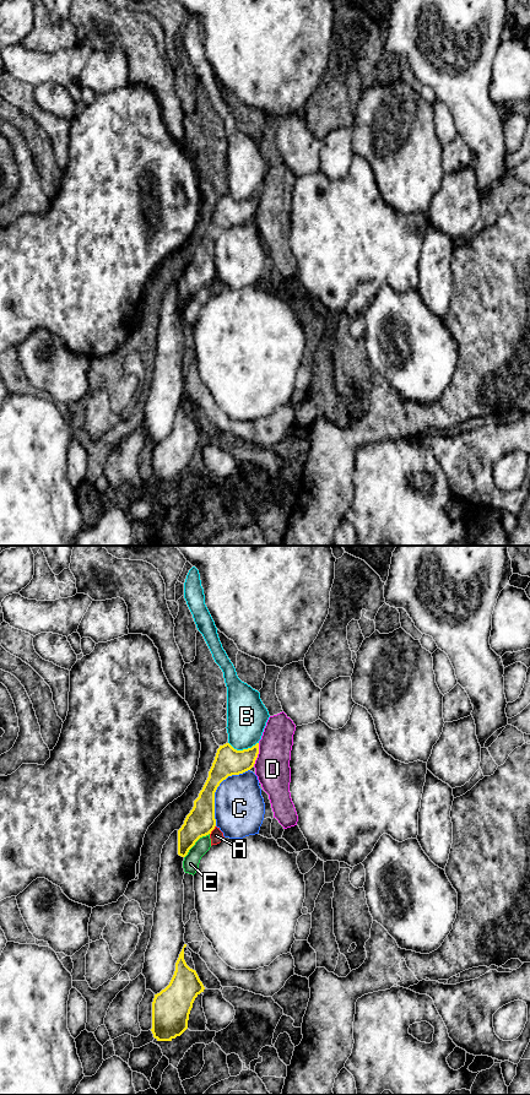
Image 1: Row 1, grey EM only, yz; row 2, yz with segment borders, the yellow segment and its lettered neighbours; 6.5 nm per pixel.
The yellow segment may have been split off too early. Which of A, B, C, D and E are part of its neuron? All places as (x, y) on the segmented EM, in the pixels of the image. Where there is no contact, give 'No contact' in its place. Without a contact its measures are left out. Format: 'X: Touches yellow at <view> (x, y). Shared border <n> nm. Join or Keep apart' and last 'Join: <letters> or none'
A: Touches yellow at yz (212, 829). Shared border 70 nm. Keep apart
B: Touches yellow at yz (243, 749). Shared border 200 nm. Keep apart
C: Touches yellow at yz (216, 789). Shared border 440 nm. Keep apart
D: Touches yellow at yz (258, 753). Shared border 160 nm. Keep apart
E: Touches yellow at yz (194, 844). Shared border 240 nm. Keep apart
Join: none

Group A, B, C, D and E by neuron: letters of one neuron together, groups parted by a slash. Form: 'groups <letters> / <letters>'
groups A E / B / C / D

